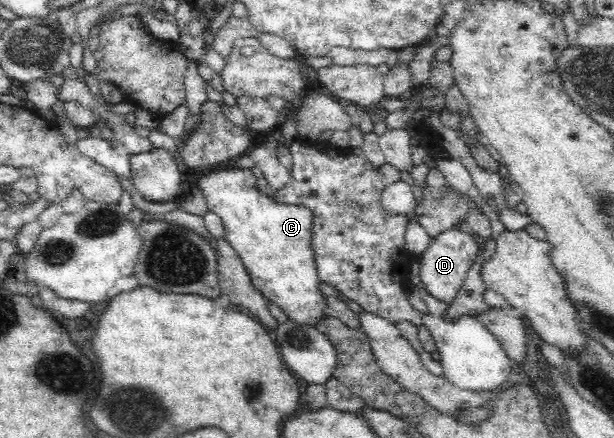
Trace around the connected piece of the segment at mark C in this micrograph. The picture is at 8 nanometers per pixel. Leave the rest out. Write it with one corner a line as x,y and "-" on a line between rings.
235,167
207,170
199,173
195,186
205,198
207,209
216,213
223,222
224,239
241,258
253,289
258,290
266,299
279,305
288,315
289,320
301,325
315,326
317,321
325,315
325,298
317,286
320,278
317,277
315,254
312,250
312,210
305,206
276,202
273,197
264,195
257,185
256,169

